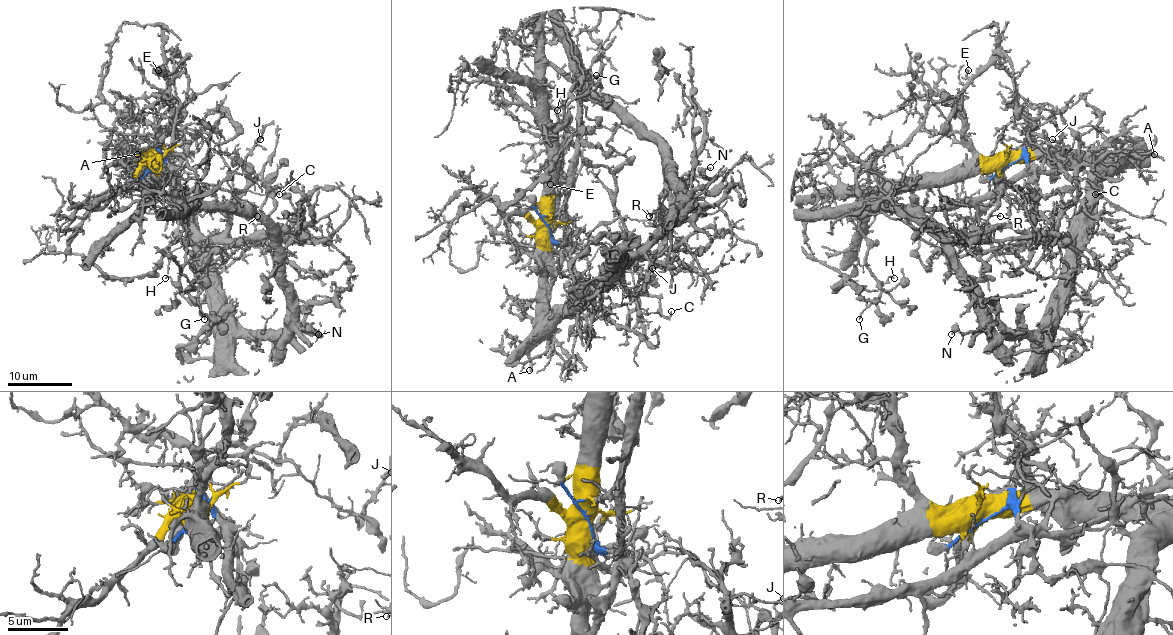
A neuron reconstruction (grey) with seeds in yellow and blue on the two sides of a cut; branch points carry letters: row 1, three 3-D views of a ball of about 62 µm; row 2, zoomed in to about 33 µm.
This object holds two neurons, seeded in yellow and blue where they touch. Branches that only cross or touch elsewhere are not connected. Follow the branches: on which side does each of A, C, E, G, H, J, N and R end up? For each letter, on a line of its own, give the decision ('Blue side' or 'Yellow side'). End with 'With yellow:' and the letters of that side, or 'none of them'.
A: Yellow side
C: Yellow side
E: Yellow side
G: Blue side
H: Blue side
J: Yellow side
N: Blue side
R: Blue side
With yellow: A, C, E, J

